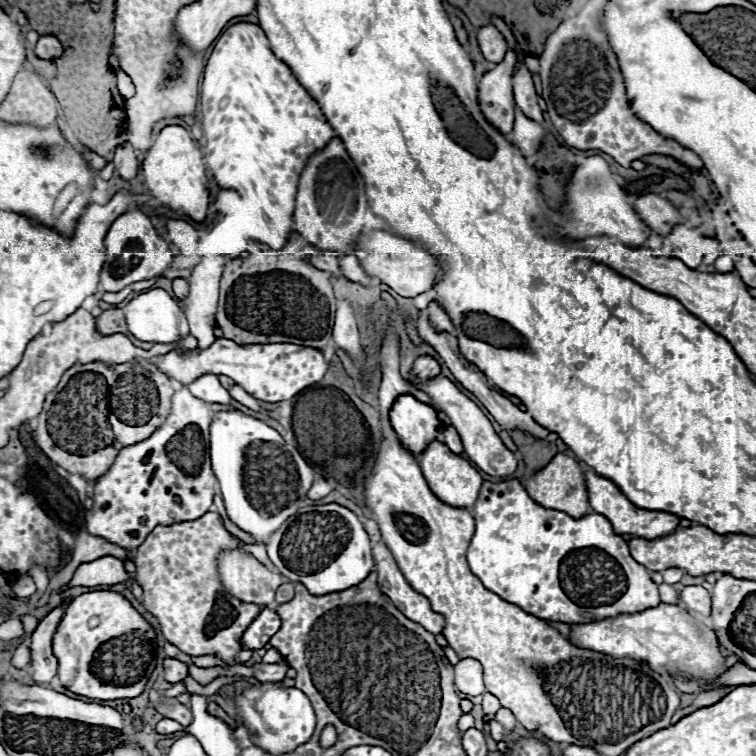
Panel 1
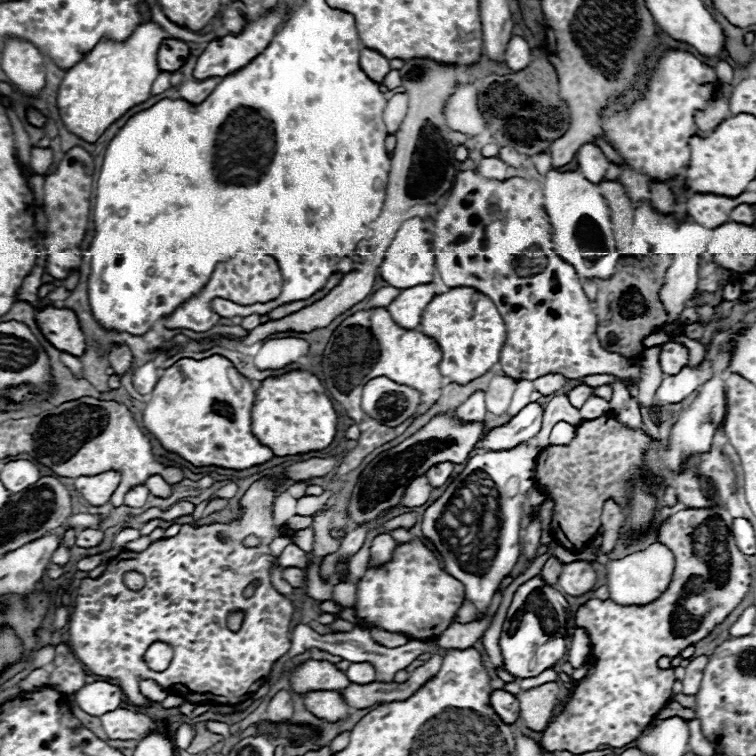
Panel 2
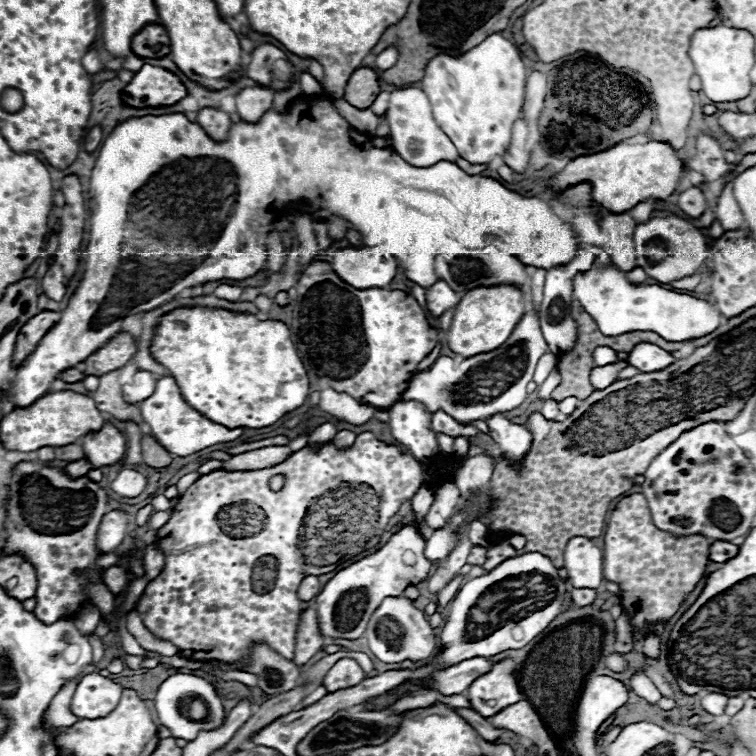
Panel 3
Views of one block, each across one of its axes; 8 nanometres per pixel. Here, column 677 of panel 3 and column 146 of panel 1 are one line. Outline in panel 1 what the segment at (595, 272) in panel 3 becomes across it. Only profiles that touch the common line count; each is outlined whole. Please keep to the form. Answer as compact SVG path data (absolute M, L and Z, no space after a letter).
M150 288L148 292L138 294L136 298L132 298L126 306L124 306L124 314L126 314L126 322L128 322L128 330L142 342L158 342L158 344L170 344L180 340L182 336L186 336L188 330L188 322L184 312L180 310L180 306L176 304L176 300L162 288Z

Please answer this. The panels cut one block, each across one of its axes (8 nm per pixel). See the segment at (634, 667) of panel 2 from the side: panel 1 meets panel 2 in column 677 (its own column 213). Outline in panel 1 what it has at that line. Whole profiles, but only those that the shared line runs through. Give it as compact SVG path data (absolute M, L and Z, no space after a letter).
M208 512L198 520L156 526L138 546L134 564L136 580L144 590L144 608L158 620L162 636L180 652L218 656L228 666L240 664L240 640L262 606L240 602L224 590L216 570L216 556L228 548L242 550L242 544L220 524L216 512Z

